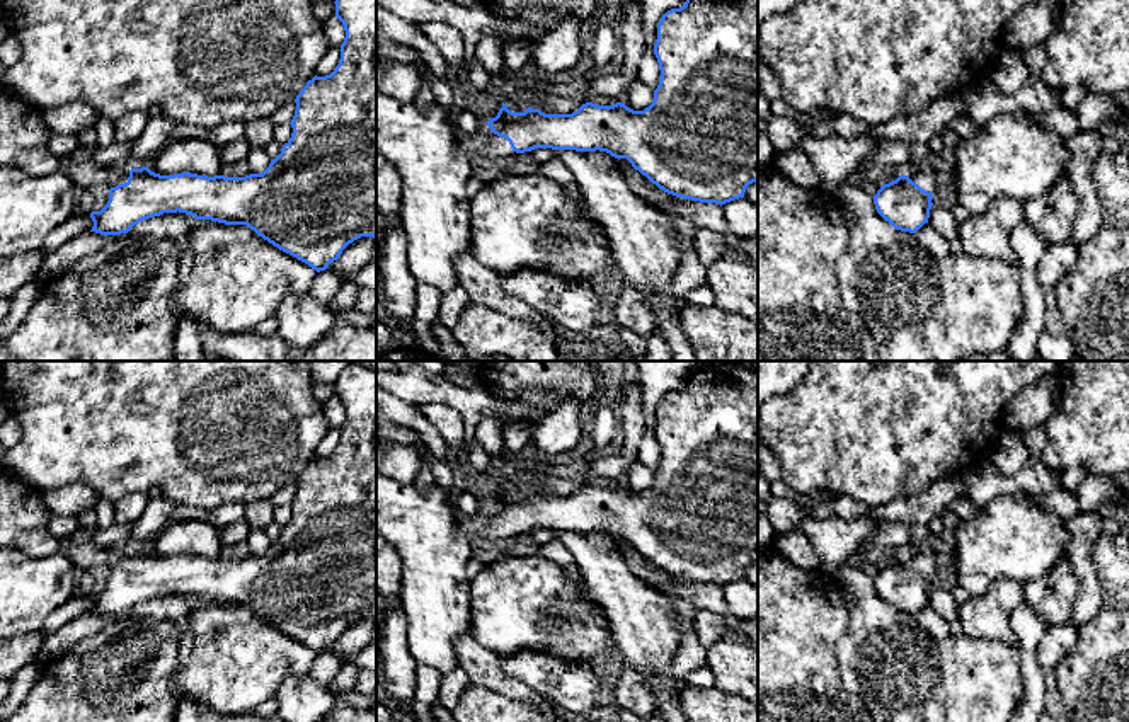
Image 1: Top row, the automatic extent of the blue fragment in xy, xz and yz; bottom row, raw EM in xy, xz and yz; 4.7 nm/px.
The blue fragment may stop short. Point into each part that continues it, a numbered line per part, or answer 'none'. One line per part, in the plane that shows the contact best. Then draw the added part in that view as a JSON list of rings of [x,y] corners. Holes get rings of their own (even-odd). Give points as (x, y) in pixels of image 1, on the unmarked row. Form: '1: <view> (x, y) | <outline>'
1: xy (84, 555) | [[[68,538],[61,540],[61,552],[82,570],[95,569],[116,569],[128,564],[131,550],[121,548],[100,548],[92,540],[82,543],[72,543]]]

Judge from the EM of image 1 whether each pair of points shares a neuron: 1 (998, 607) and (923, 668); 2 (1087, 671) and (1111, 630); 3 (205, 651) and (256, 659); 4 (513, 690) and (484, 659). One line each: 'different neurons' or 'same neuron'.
1: different neurons
2: same neuron
3: same neuron
4: same neuron

